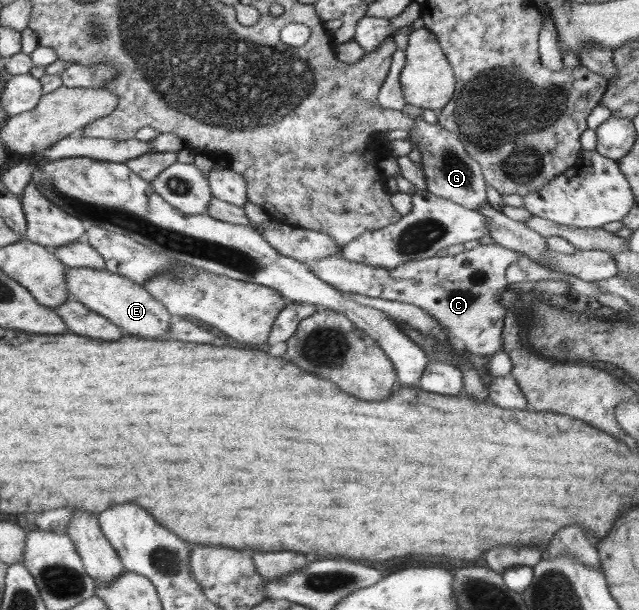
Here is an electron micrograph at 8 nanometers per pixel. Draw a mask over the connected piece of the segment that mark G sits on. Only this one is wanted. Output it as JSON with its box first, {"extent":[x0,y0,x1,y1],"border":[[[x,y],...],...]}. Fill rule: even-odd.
{"extent":[408,118,486,210],"border":[[[423,118],[412,119],[414,126],[408,130],[412,141],[421,153],[421,164],[427,189],[438,197],[449,199],[466,209],[474,210],[486,203],[486,187],[481,165],[470,157],[464,144],[450,131],[432,125]]]}

